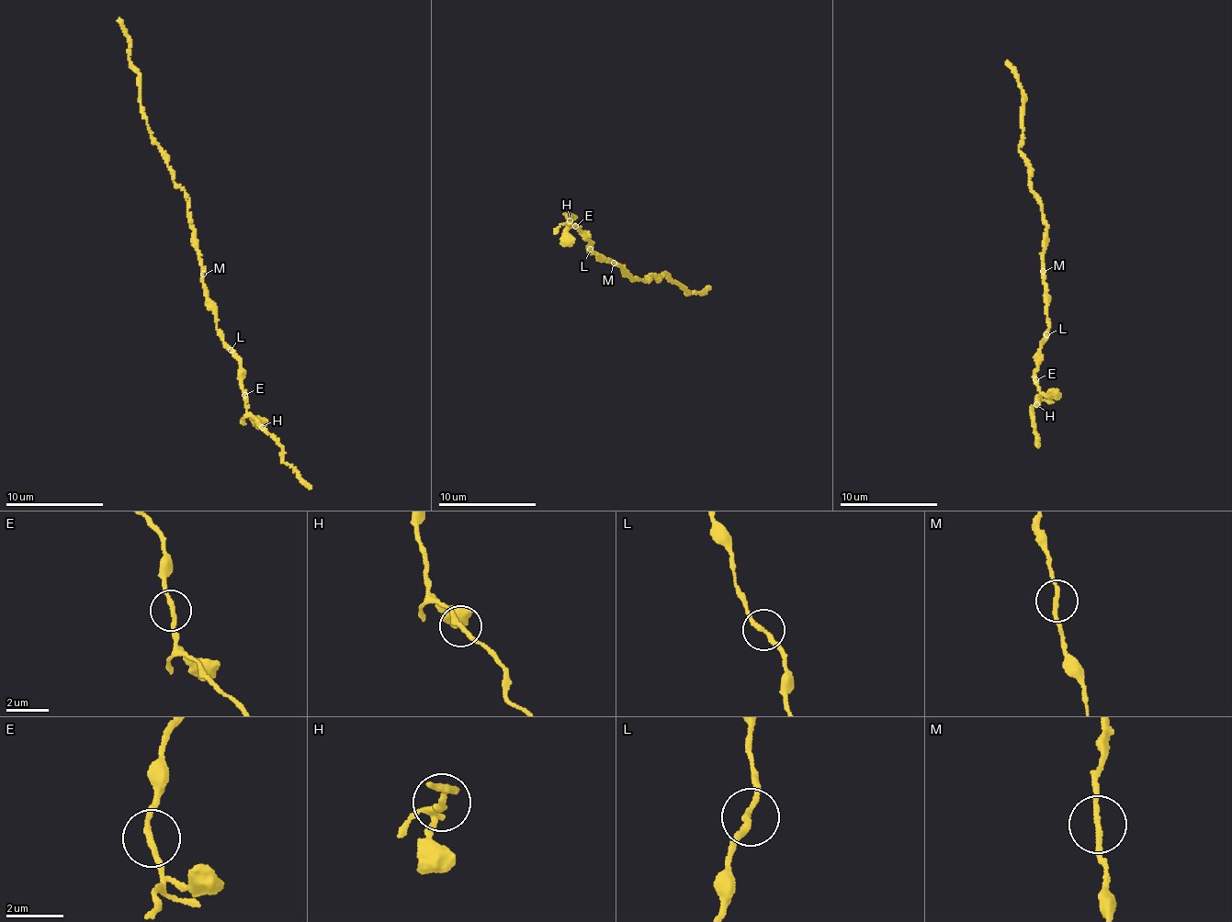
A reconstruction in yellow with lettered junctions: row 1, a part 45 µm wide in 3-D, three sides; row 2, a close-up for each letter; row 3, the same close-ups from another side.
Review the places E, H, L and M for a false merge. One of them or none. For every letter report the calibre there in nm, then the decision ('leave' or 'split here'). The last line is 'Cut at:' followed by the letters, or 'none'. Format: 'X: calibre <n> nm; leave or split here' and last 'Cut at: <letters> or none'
E: calibre 180 nm; leave
H: calibre 190 nm; leave
L: calibre 190 nm; leave
M: calibre 190 nm; leave
Cut at: none

